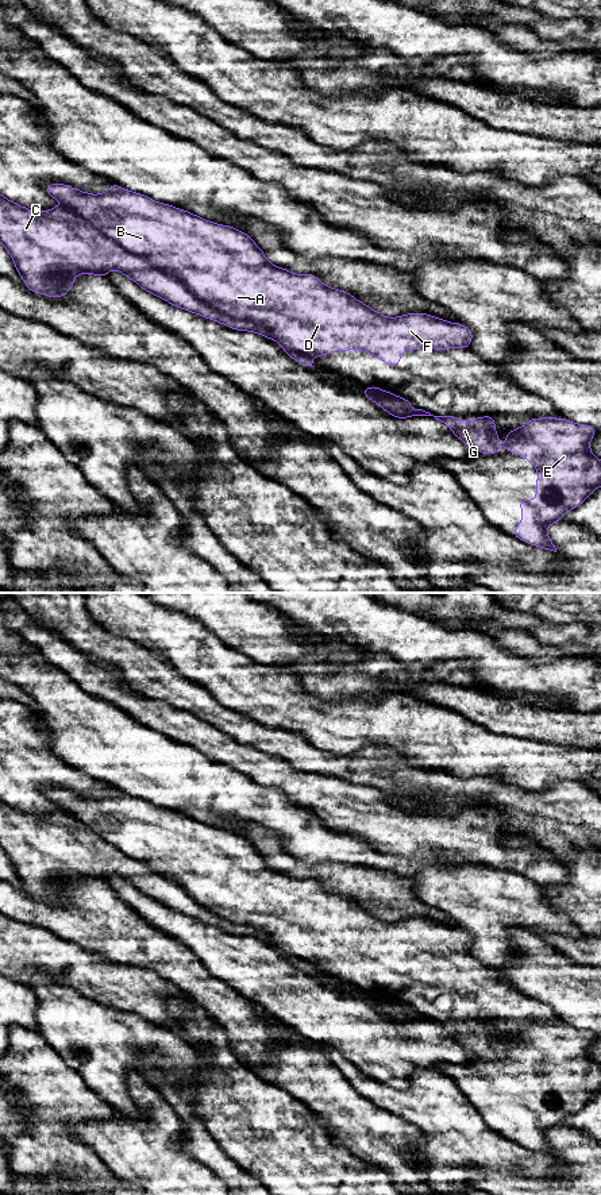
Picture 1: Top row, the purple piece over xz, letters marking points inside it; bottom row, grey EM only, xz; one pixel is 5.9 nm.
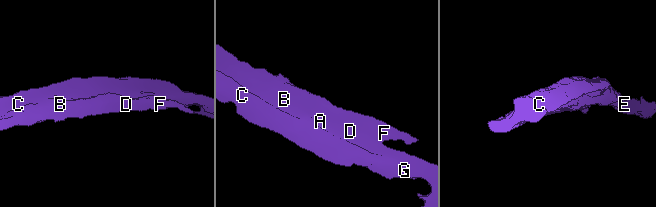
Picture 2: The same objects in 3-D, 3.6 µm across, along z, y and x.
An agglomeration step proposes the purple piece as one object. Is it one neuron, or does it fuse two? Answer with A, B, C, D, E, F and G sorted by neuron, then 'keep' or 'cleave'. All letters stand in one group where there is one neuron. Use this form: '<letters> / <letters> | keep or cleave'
A B D F / C E G | cleave

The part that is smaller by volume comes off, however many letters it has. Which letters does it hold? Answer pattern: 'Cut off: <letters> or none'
Cut off: A, B, D, F

